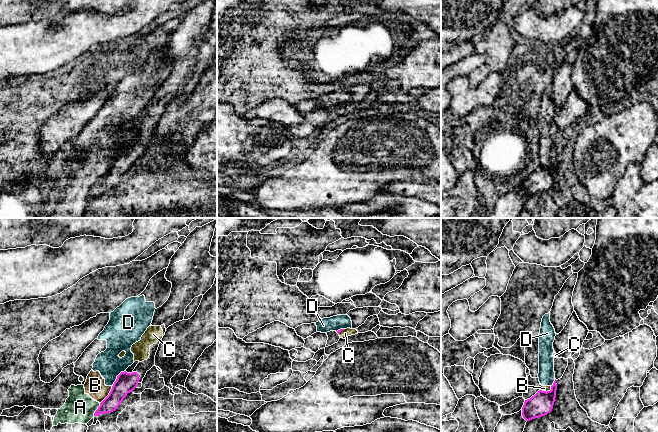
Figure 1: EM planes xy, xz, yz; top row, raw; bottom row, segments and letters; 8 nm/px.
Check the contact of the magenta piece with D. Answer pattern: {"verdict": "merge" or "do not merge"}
{"verdict": "do not merge"}

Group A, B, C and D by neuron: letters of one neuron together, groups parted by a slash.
A B D / C

